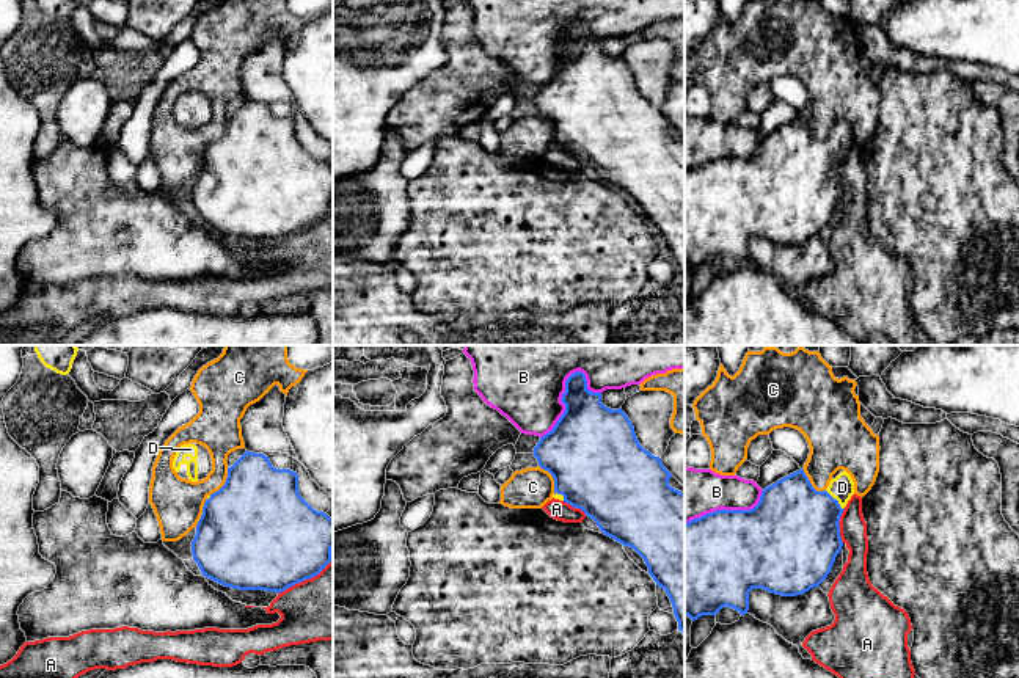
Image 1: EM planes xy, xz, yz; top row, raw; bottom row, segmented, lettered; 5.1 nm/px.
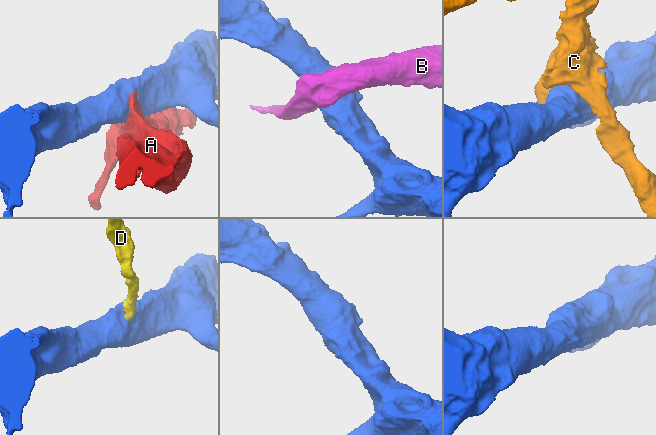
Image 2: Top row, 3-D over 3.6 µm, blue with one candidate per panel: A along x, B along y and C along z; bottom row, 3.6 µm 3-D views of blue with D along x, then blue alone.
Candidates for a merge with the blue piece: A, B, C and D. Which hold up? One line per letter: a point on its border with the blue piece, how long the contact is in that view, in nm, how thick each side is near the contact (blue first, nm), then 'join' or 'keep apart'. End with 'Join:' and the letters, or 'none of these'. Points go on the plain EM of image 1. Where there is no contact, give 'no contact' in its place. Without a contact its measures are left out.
A: contact xy (305, 228); length 320 nm; calibres 480 and 340 nm; keep apart
B: contact xz (562, 51); length 400 nm; calibres 400 and 360 nm; keep apart
C: contact xz (553, 126); length 170 nm; calibres 480 and 200 nm; keep apart
D: contact yz (836, 148); length 140 nm; calibres 440 and 120 nm; join
Join: D

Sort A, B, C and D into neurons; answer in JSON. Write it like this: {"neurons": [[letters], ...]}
{"neurons": [["A"], ["B"], ["C"], ["D"]]}

